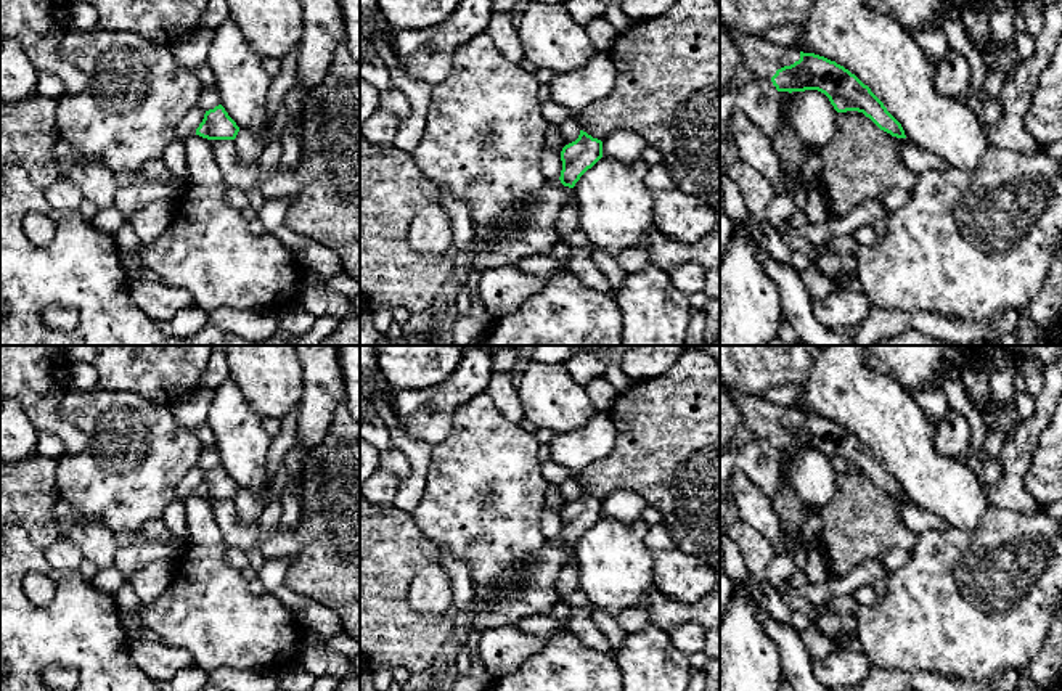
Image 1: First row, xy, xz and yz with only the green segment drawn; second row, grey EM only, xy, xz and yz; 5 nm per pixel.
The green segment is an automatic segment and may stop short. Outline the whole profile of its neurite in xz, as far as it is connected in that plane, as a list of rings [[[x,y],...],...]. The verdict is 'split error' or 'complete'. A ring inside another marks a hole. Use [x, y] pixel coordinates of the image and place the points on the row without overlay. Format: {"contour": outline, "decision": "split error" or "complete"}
{"contour": [[[580,490],[578,498],[561,511],[561,537],[546,540],[545,548],[513,572],[495,593],[476,596],[474,607],[453,620],[453,635],[442,644],[431,665],[410,675],[402,691],[453,691],[460,678],[456,659],[466,651],[471,625],[479,632],[514,627],[525,617],[551,612],[561,601],[556,583],[566,566],[564,548],[574,548],[601,517],[602,501]]], "decision": "split error"}

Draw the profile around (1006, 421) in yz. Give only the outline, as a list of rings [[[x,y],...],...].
[[[1015,407],[1001,408],[999,413],[993,418],[991,424],[986,426],[986,432],[999,431],[1004,434],[1004,442],[1012,440],[1014,431],[1019,427],[1022,419]]]

